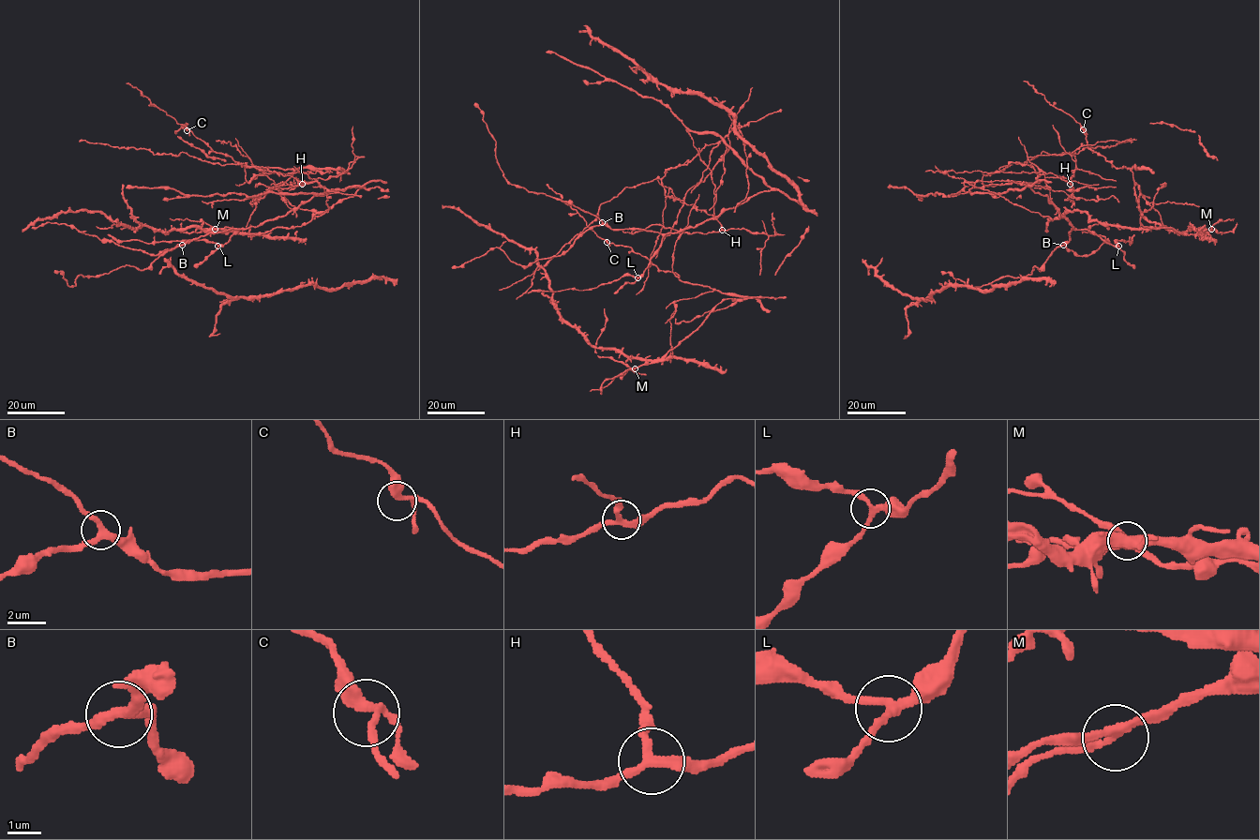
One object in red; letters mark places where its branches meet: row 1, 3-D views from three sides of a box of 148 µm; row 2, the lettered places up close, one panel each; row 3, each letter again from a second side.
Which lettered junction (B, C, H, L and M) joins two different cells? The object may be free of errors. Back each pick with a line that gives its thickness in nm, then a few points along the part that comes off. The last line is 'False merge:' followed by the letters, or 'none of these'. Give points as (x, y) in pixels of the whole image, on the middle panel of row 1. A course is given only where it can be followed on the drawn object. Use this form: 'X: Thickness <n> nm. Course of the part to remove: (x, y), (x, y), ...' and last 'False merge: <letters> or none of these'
H: Thickness 240 nm. Course of the part to remove: (722, 230), (680, 233), (696, 206), (666, 197), (655, 178), (602, 203), (593, 220), (545, 264), (499, 290)
False merge: H

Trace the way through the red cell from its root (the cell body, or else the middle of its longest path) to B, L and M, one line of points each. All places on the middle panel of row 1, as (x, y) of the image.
B: (733, 207), (676, 232), (612, 229), (602, 222)
L: (733, 207), (694, 227), (666, 233), (661, 247), (637, 277)
M: (733, 207), (666, 233), (639, 277), (528, 292), (535, 269), (560, 315), (594, 347), (645, 361), (635, 368)

